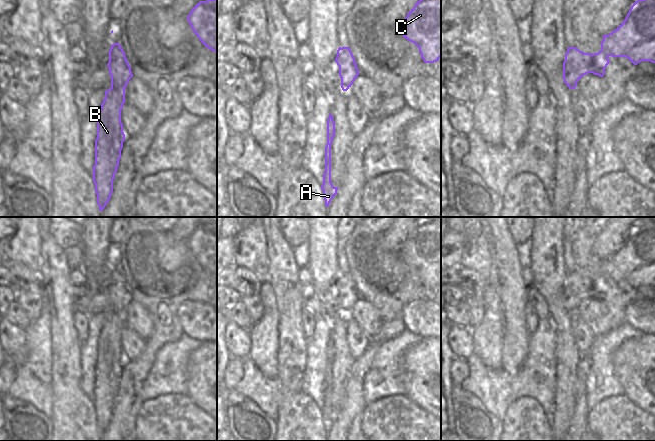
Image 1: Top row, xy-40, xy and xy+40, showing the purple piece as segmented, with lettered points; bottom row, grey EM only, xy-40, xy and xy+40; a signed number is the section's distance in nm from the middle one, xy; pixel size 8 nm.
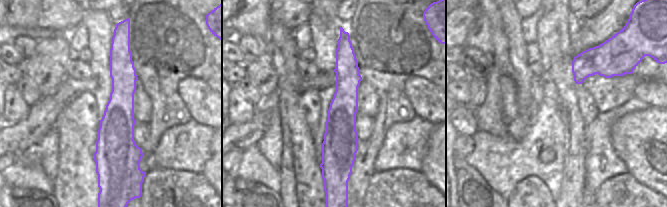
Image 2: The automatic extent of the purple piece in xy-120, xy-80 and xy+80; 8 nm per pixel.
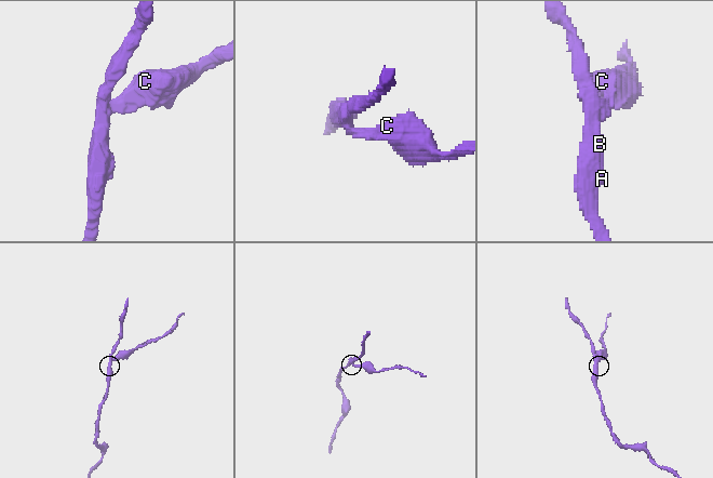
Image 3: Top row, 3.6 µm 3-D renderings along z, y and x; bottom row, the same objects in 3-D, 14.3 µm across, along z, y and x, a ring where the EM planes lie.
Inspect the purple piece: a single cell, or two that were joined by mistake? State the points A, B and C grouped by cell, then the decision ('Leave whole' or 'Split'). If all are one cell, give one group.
Groups: A B / C. Split.

